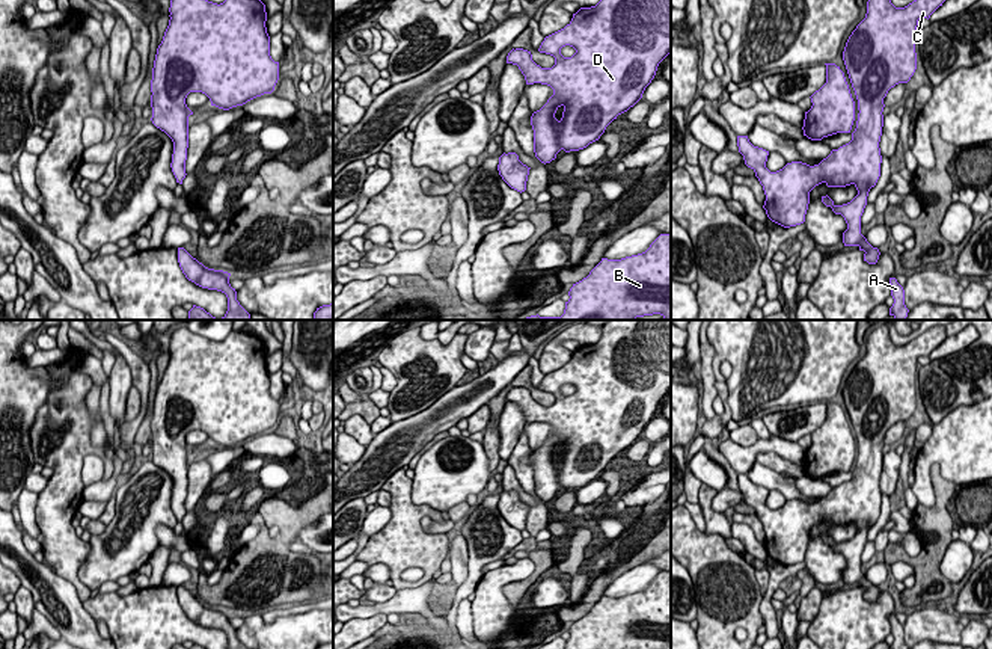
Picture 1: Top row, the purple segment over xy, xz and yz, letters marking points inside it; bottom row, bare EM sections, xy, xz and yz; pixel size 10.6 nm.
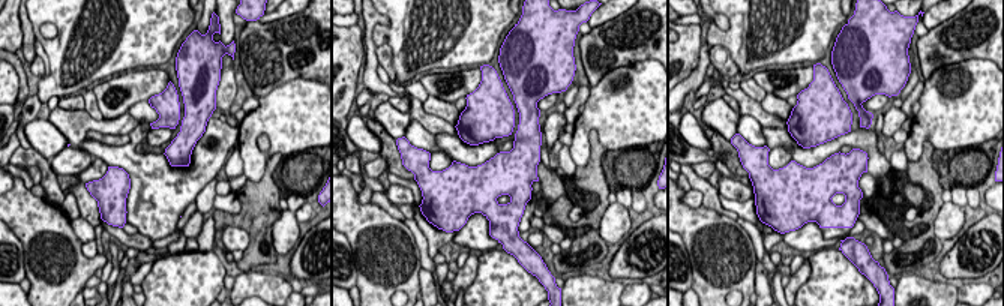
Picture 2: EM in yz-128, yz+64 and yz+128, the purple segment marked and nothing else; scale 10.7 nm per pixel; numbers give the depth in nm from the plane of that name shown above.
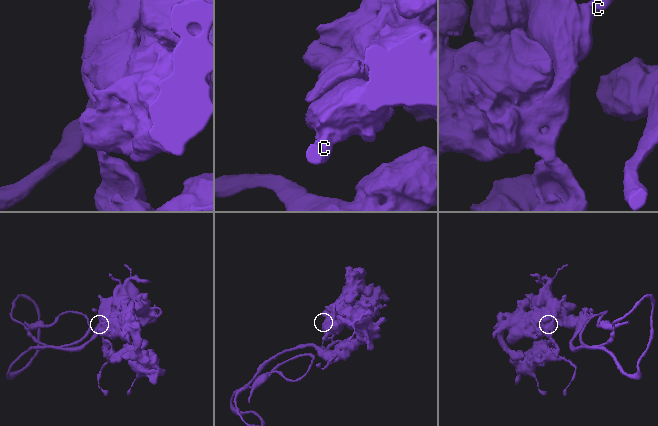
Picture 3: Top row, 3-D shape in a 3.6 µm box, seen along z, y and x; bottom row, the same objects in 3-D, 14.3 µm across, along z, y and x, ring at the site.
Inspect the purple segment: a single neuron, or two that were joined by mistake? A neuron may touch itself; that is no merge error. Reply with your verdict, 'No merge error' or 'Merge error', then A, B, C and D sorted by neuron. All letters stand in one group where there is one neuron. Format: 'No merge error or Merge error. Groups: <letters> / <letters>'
No merge error. Groups: A B C D

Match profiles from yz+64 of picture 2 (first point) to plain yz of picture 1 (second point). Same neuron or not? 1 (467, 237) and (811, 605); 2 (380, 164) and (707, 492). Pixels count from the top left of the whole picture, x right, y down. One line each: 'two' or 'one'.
1: two
2: two

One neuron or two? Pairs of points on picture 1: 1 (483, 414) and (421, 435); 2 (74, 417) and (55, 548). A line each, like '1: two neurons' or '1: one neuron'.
1: two neurons
2: one neuron

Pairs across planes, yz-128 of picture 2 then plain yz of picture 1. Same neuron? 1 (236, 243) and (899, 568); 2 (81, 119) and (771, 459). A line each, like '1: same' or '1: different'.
1: same
2: different

